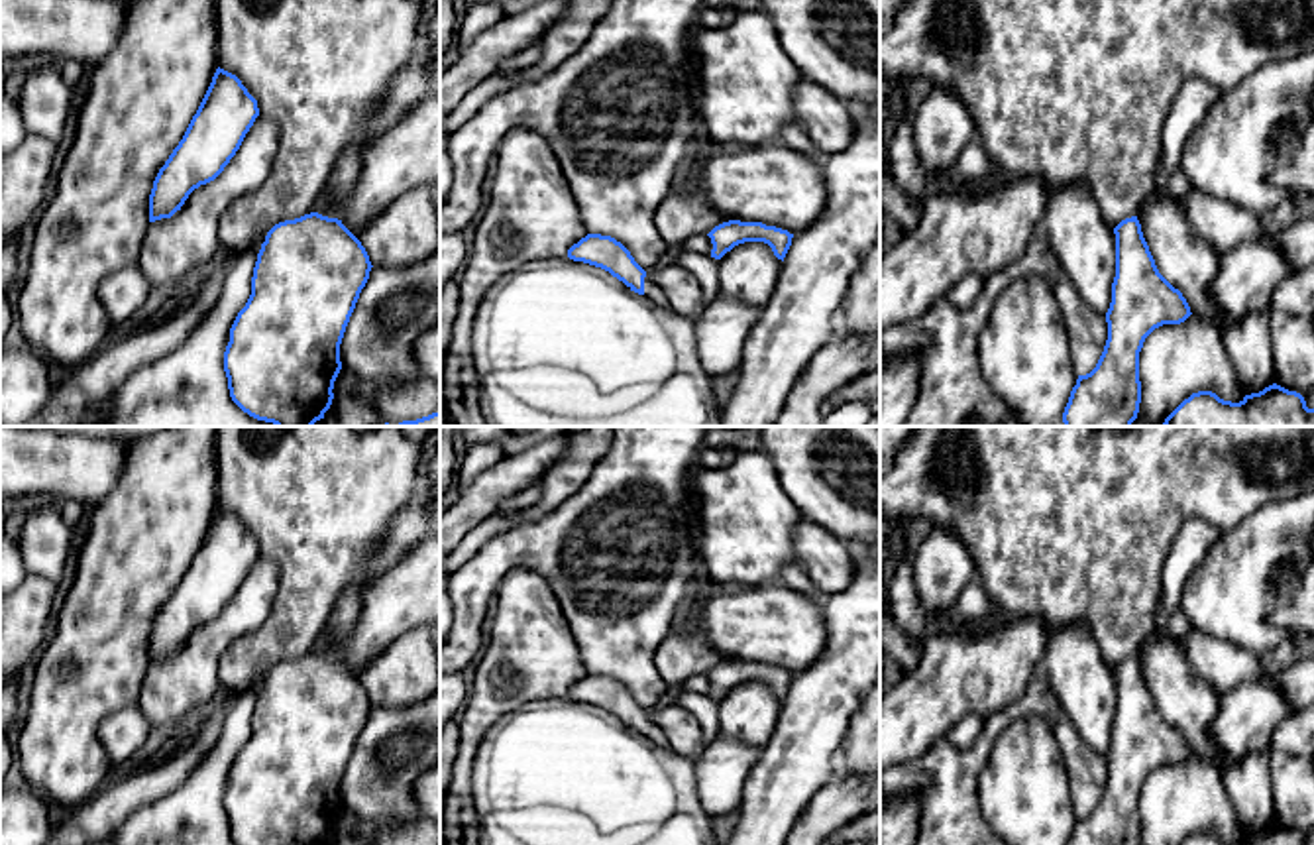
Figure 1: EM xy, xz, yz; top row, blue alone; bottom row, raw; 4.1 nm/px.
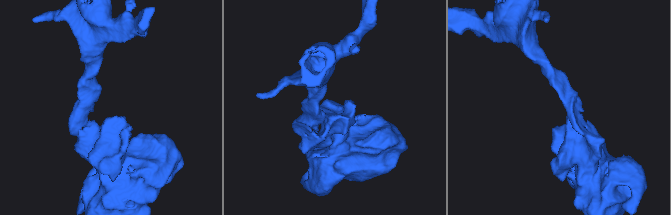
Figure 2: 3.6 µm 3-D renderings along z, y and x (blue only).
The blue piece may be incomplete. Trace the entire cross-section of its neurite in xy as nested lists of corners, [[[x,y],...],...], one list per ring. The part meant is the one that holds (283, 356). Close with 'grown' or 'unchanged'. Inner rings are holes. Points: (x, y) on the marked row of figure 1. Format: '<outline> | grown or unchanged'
[[[310,212],[267,232],[251,295],[224,352],[230,397],[244,413],[275,426],[312,426],[324,419],[342,369],[340,344],[371,267],[361,242],[338,218]]] | unchanged

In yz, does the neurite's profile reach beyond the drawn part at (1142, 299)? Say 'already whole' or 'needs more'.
already whole

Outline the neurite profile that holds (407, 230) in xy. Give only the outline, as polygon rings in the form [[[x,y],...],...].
[[[416,187],[389,202],[359,232],[373,267],[403,267],[440,252],[440,218],[430,187]]]

